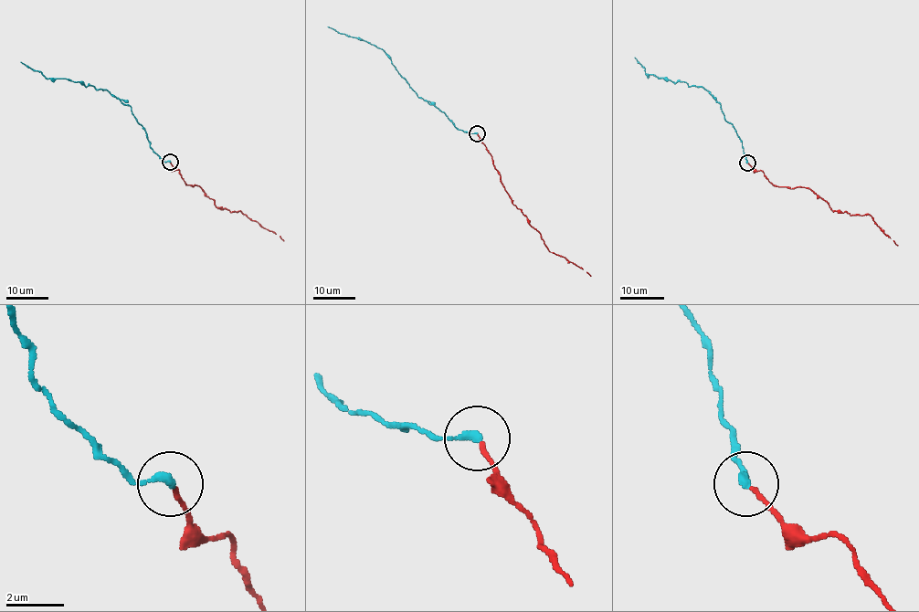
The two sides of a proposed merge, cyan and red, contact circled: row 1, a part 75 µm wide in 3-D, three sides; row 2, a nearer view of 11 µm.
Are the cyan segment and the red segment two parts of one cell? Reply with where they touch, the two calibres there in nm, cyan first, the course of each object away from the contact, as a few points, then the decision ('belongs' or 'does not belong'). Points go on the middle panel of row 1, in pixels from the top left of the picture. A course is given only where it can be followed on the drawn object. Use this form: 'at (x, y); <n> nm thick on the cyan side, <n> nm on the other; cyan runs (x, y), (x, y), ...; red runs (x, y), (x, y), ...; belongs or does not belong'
at (477, 133); 320 nm thick on the cyan side, 140 nm on the other; cyan runs (477, 133), (459, 130), (444, 112), (417, 96), (381, 48), (327, 26); red runs (477, 133), (493, 160), (511, 201), (540, 234), (547, 248), (581, 267), (590, 276); belongs

